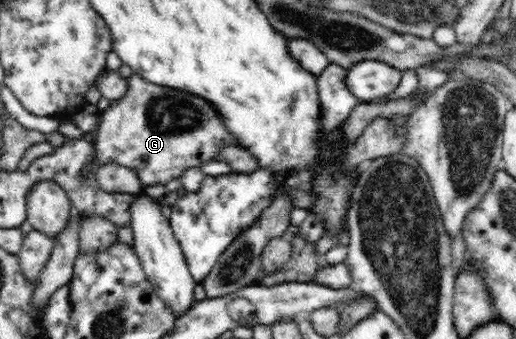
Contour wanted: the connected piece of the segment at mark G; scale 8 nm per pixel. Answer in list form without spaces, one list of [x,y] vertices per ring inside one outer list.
[[[137,72],[126,82],[126,95],[110,100],[109,106],[98,115],[98,129],[92,133],[94,155],[84,169],[88,174],[94,174],[99,165],[114,162],[136,170],[143,186],[164,185],[170,179],[179,178],[185,169],[200,168],[207,161],[219,161],[217,155],[221,147],[236,145],[213,105],[203,97],[154,85],[139,77]]]

